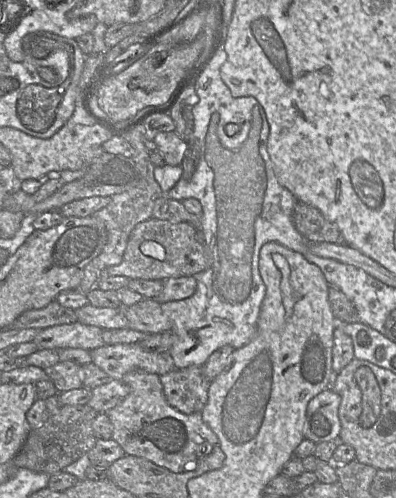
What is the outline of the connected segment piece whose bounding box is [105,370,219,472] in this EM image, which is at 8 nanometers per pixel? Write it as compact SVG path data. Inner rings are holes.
M135 370L121 380L129 386L130 393L105 414L113 426L112 439L126 455L143 458L171 472L193 471L203 456L200 445L219 445L217 435L203 421L201 412L184 414L168 404L159 375Z

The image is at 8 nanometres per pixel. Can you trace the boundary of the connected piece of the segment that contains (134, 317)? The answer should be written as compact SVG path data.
M143 298L125 310L128 328L146 334L172 331L172 322L155 299Z

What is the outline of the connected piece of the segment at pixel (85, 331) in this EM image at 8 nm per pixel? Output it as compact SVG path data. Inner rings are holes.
M79 322L48 327L39 331L33 342L40 349L81 348L91 351L103 347L103 329Z

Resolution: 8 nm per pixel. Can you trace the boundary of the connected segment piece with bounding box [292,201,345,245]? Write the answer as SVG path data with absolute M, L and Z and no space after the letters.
M298 201L292 219L297 231L310 243L345 244L339 228L311 205Z

